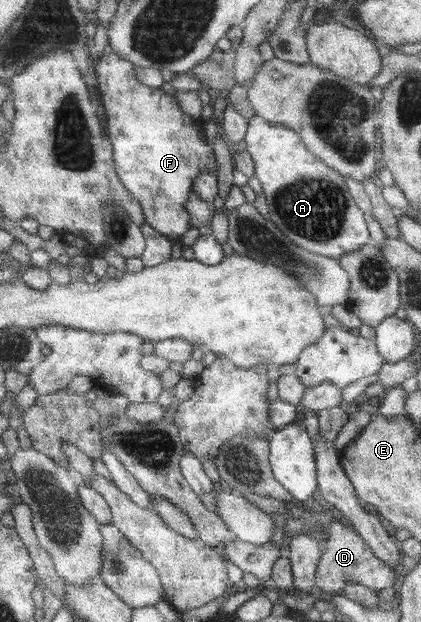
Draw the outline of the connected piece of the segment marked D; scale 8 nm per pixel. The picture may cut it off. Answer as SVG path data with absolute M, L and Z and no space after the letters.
M332 519L327 525L327 538L320 550L321 556L314 574L314 587L320 589L323 596L340 596L347 583L357 583L375 591L390 587L394 583L395 576L391 567L373 554L352 527L344 526L336 519Z

